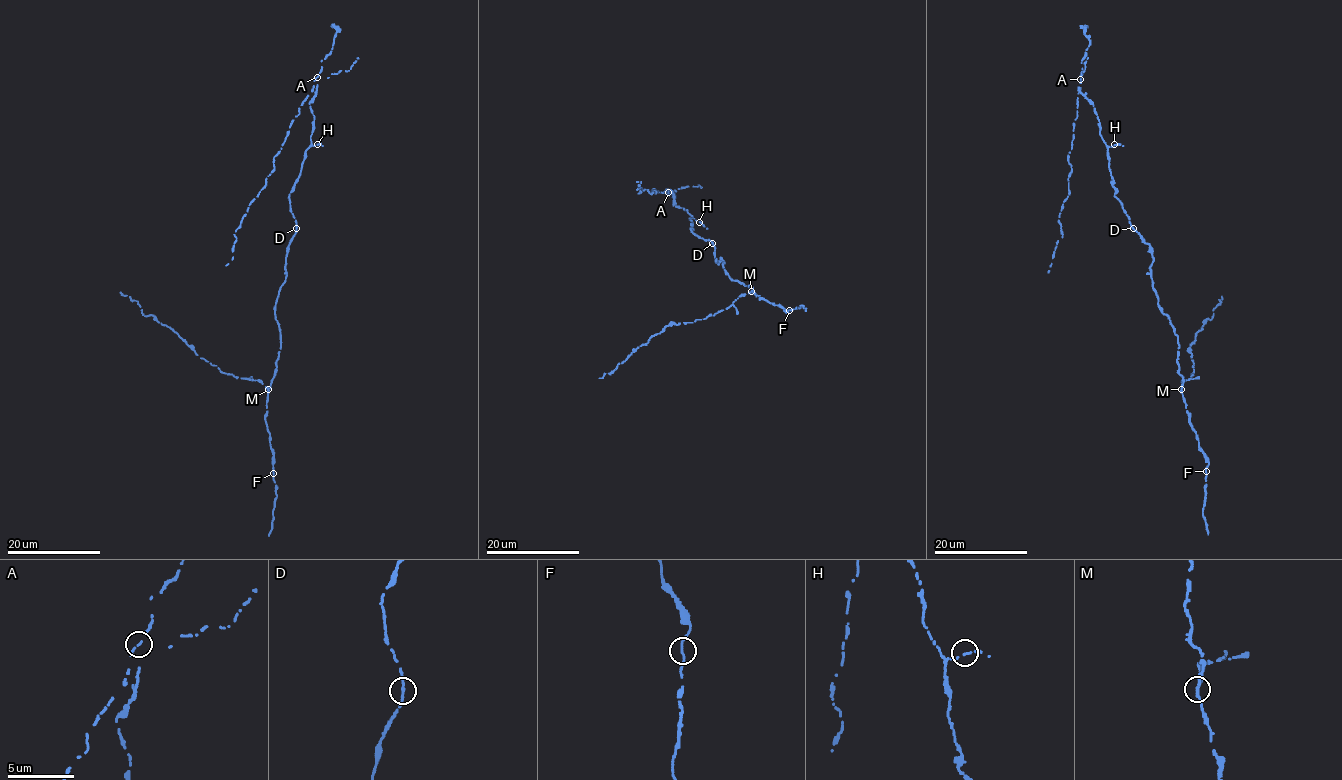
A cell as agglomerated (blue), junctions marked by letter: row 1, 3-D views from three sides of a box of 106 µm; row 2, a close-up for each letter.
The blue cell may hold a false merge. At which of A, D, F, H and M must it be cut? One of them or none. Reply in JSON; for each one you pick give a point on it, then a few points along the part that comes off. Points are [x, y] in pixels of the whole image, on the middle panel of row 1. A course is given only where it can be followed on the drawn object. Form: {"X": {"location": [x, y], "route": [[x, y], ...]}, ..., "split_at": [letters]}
{"A": {"location": [668, 192], "route": [[668, 192], [655, 188], [651, 190], [656, 192], [650, 194], [641, 188], [638, 193], [641, 181], [636, 182]]}, "split_at": ["A"]}

